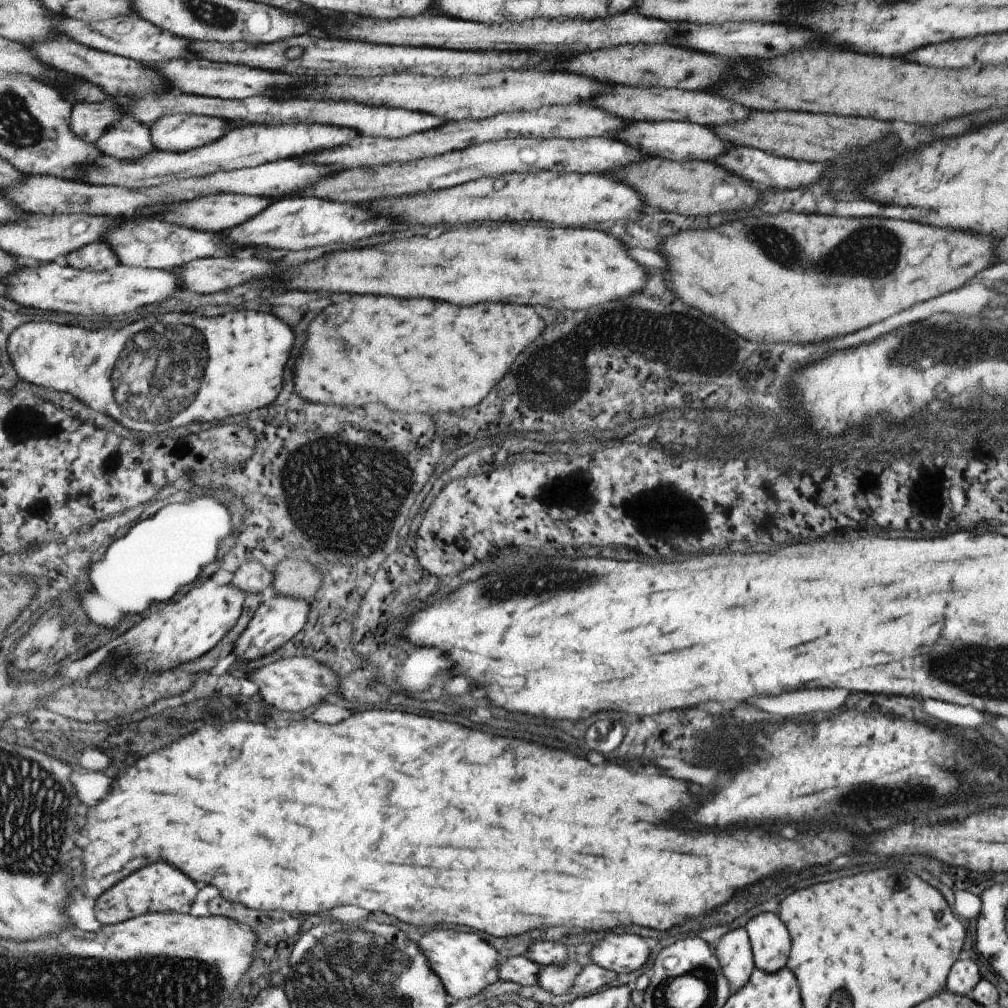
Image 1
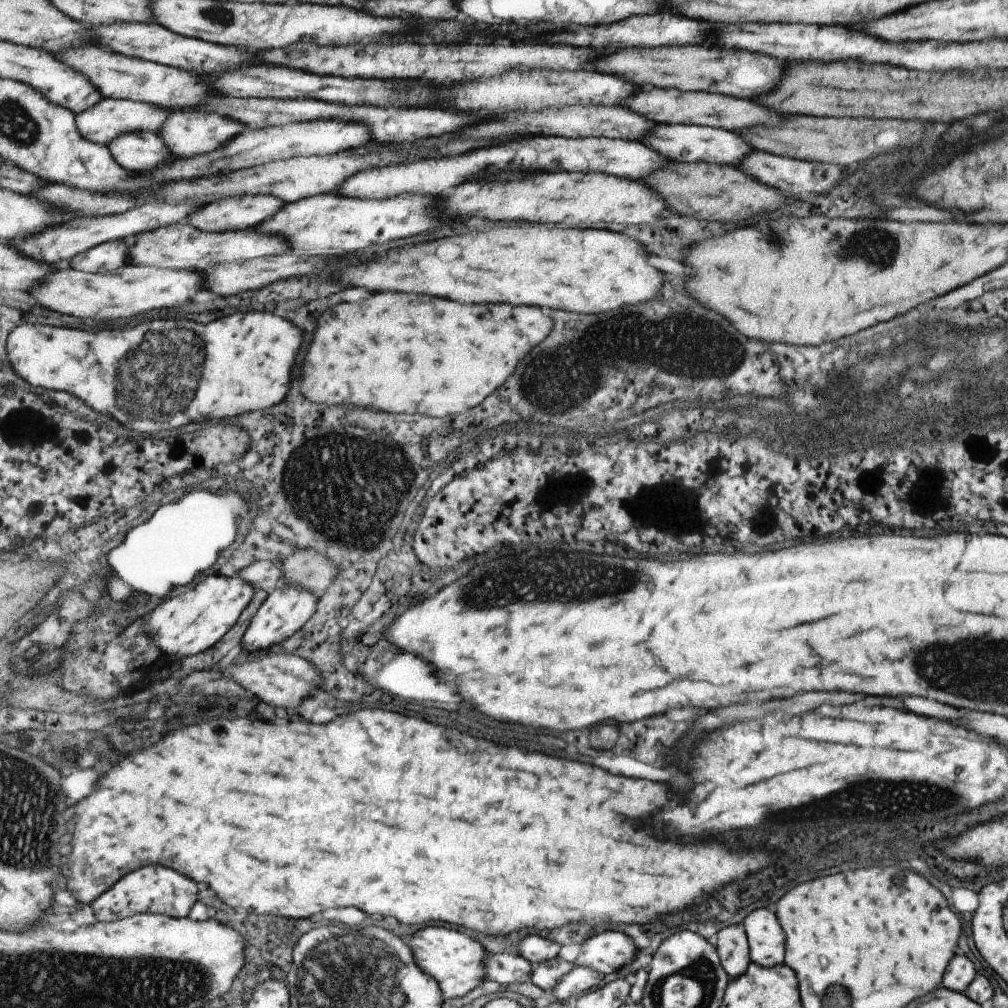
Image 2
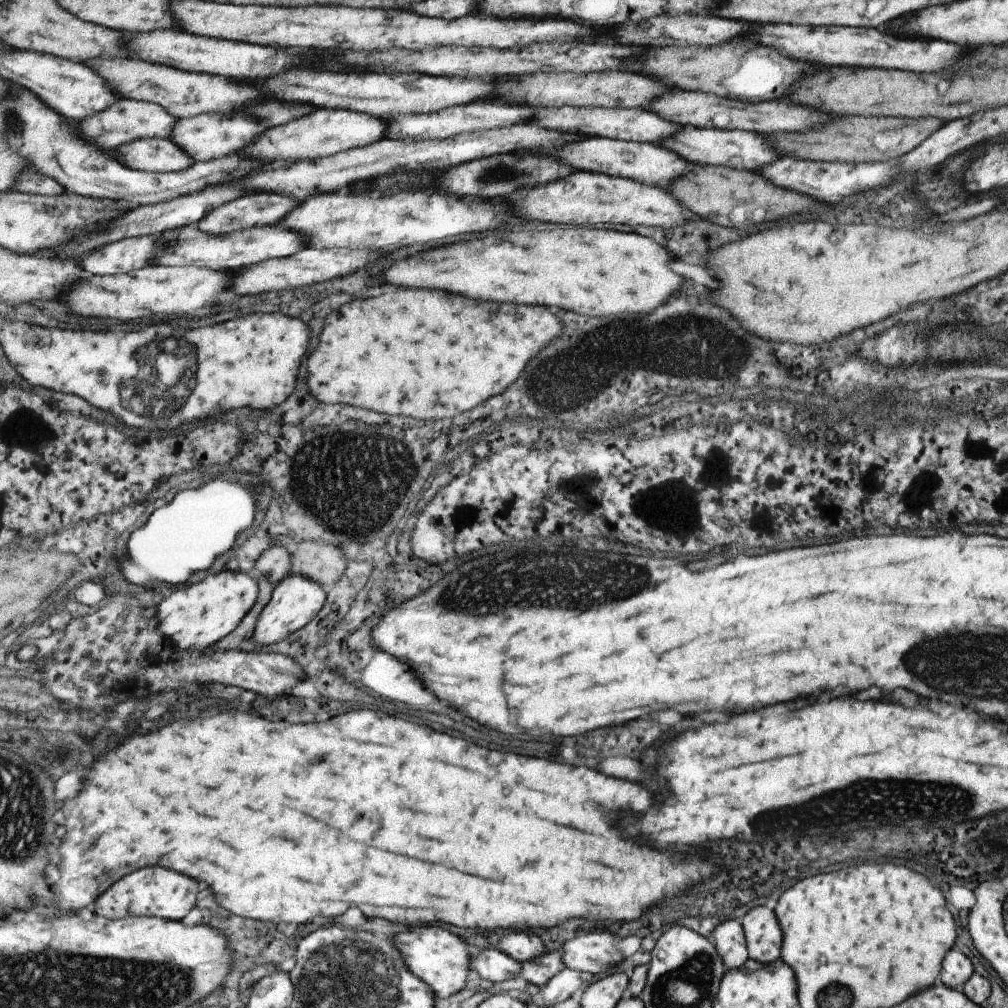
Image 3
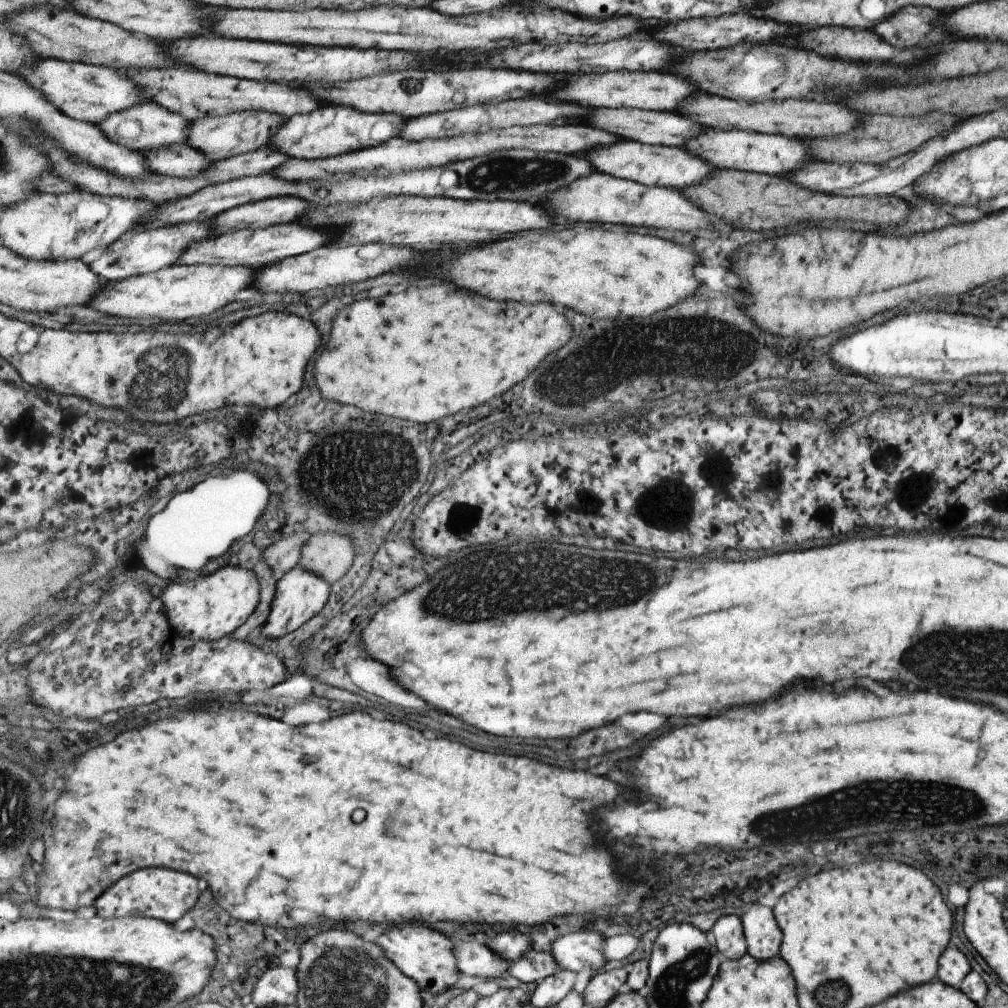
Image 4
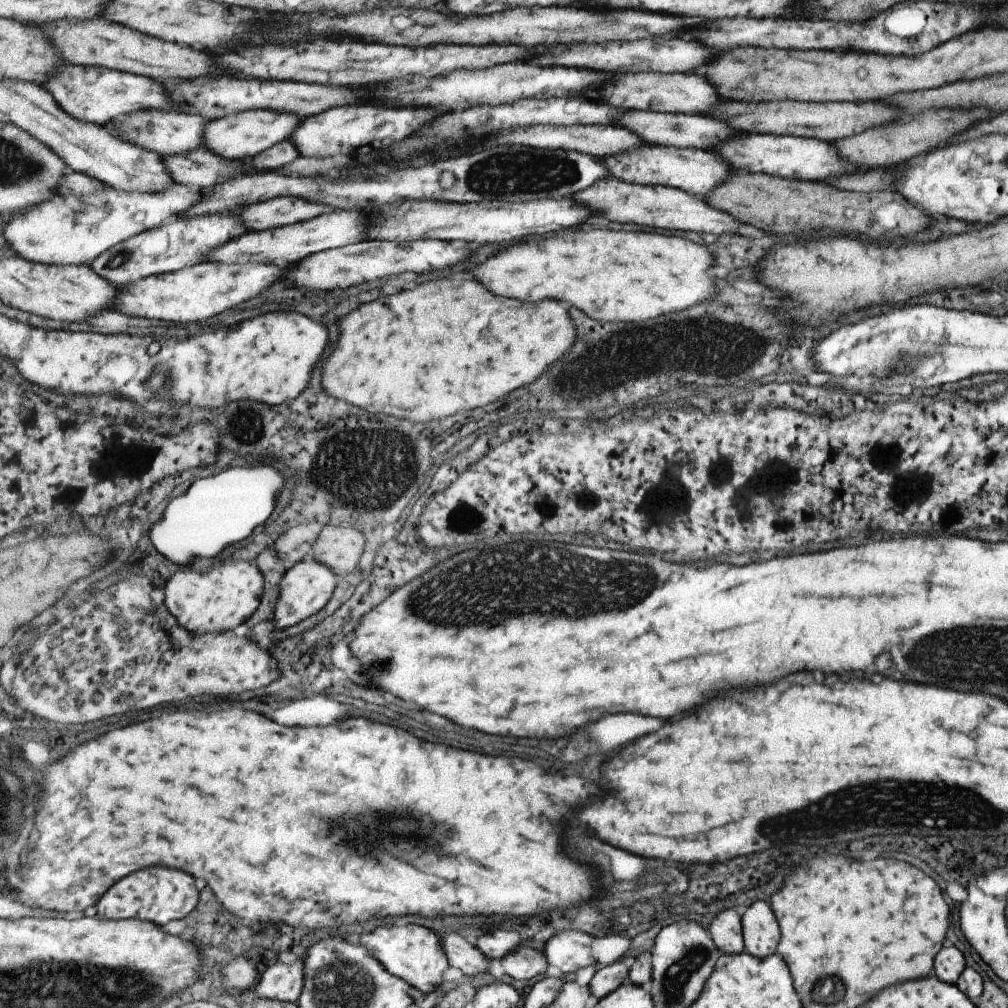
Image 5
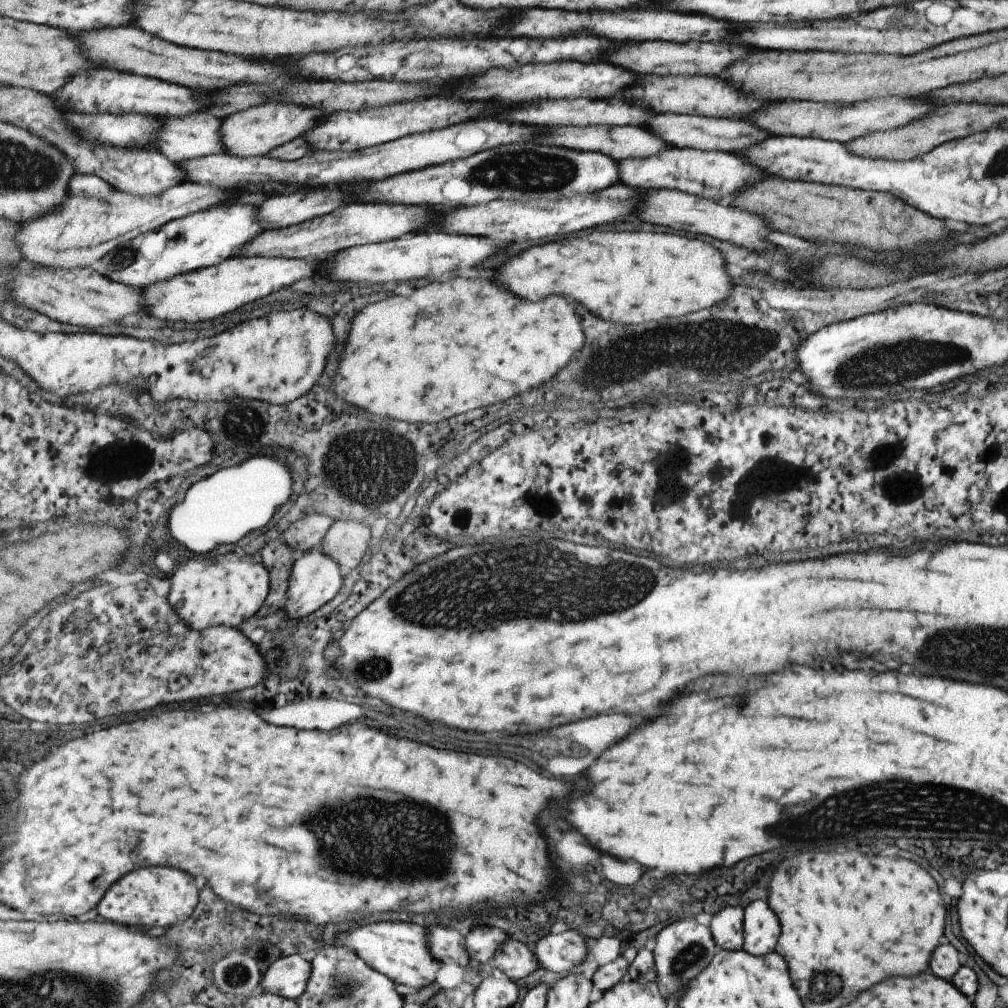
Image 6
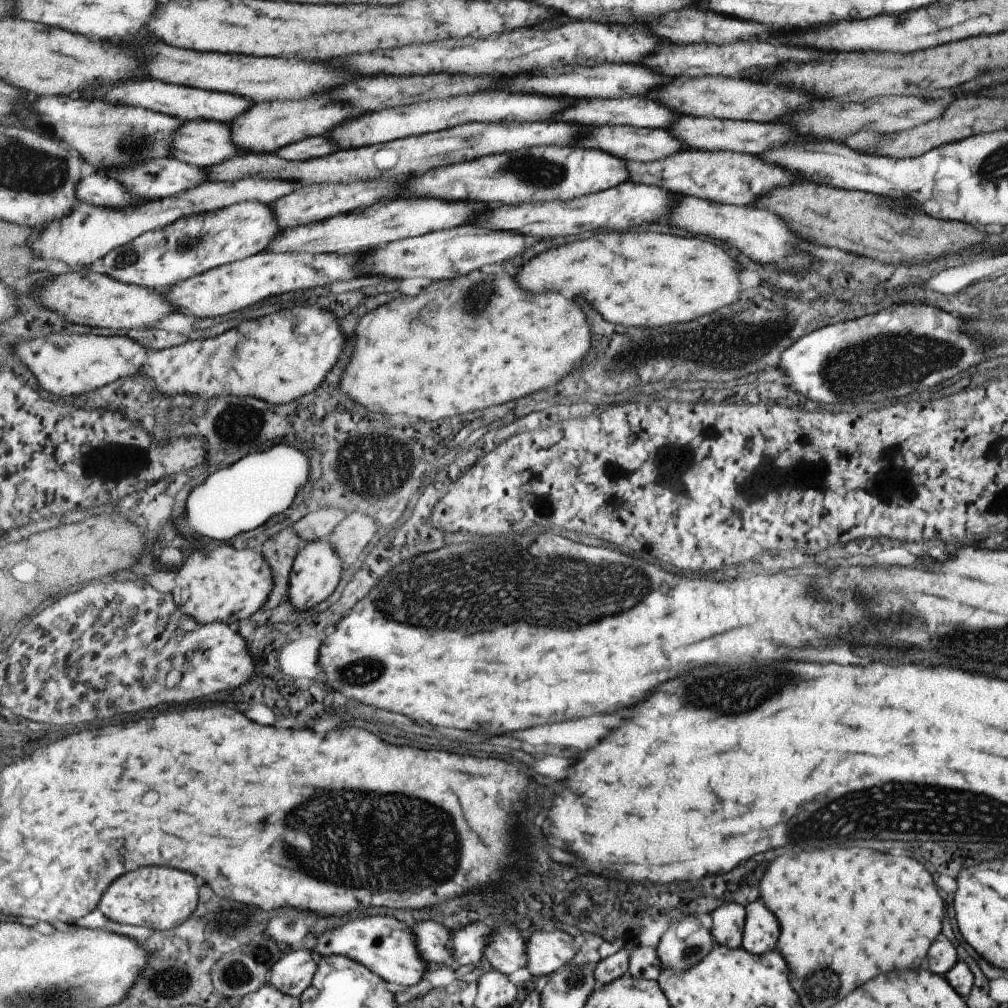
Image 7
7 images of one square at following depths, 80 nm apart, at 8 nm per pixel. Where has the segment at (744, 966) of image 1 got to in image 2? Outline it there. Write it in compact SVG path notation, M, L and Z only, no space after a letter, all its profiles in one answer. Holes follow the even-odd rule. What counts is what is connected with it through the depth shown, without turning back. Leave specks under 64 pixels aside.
M742 924L719 930L715 940L713 947L729 980L741 976L750 963L748 942Z

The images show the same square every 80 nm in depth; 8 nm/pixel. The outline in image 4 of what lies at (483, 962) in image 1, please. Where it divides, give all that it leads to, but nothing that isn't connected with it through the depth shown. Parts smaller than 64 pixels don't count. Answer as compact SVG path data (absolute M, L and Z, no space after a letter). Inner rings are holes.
M409 924L388 930L379 938L373 941L380 944L385 949L386 955L408 976L420 984L423 991L430 991L434 995L440 995L448 991L460 981L460 966L456 955L455 940L449 938L447 934L419 926L419 924Z

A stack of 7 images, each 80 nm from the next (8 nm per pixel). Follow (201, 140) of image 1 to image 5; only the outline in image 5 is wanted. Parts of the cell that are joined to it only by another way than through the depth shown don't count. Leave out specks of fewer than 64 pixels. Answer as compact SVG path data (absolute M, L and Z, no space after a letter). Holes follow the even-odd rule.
M251 110L241 112L229 118L213 119L206 122L204 130L204 148L223 156L227 160L243 161L245 156L252 157L291 136L291 132L299 126L299 118L295 114L273 112L273 110Z

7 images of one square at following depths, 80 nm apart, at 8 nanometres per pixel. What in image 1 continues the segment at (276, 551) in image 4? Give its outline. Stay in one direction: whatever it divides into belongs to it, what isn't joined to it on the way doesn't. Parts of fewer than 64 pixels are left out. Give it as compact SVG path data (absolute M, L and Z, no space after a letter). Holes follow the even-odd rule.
M249 561L234 571L231 584L246 593L264 593L268 595L274 579L273 571L266 569L257 561Z

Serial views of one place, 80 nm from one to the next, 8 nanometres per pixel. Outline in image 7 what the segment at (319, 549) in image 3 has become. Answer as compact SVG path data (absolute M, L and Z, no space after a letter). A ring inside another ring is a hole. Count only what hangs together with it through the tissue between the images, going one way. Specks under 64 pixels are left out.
M363 513L347 515L327 539L341 557L345 567L359 560L363 550L377 534L377 520Z

